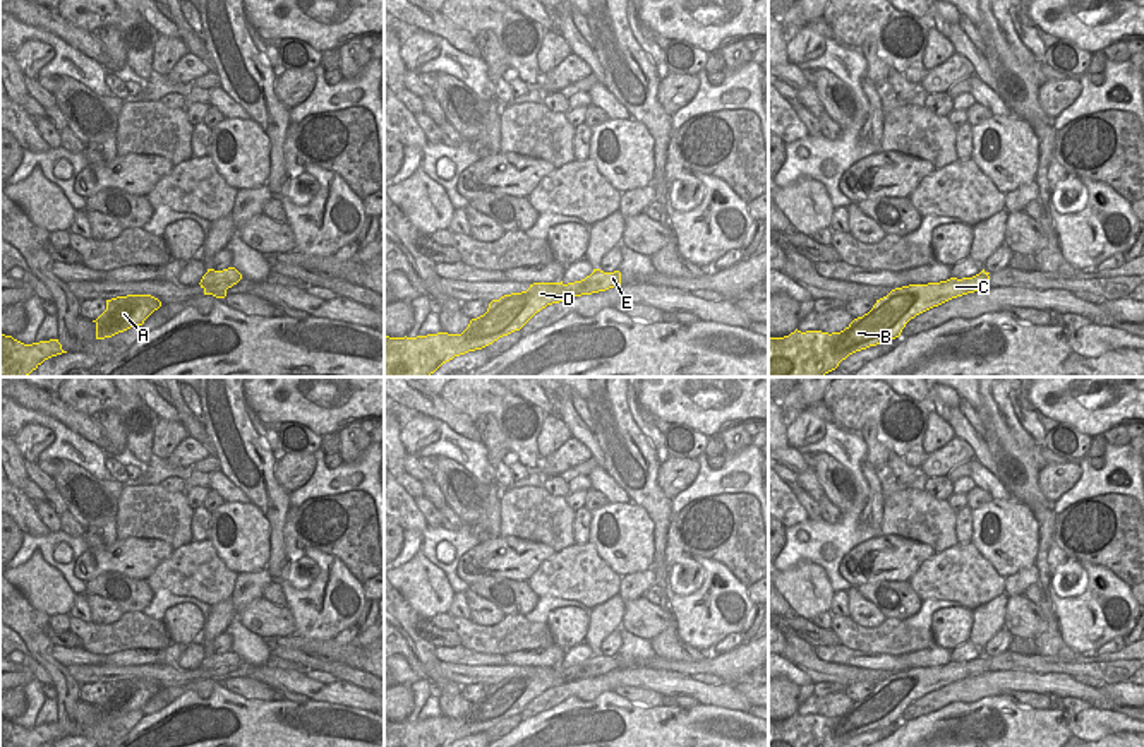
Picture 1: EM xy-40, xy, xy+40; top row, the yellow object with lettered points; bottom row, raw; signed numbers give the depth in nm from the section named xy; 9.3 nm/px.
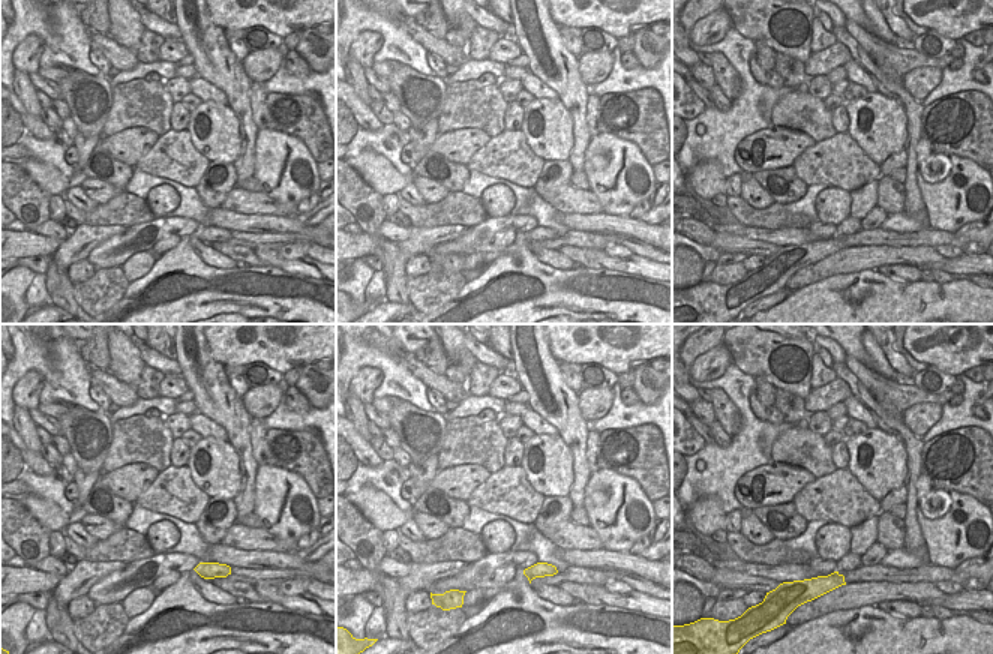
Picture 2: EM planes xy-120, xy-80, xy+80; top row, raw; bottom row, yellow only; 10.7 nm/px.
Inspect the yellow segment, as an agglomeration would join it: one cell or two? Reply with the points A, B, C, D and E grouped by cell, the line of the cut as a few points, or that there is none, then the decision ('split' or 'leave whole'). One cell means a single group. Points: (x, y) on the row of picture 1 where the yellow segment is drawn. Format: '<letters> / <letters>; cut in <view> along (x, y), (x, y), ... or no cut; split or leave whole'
A B C D E; no cut; leave whole

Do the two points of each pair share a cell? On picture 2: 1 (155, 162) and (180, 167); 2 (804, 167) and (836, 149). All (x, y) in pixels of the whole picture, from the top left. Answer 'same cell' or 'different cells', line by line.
1: same cell
2: same cell

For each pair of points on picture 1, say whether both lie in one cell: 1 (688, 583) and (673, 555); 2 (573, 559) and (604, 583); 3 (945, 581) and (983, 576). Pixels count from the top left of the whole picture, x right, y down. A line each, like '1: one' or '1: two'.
1: one
2: one
3: one

